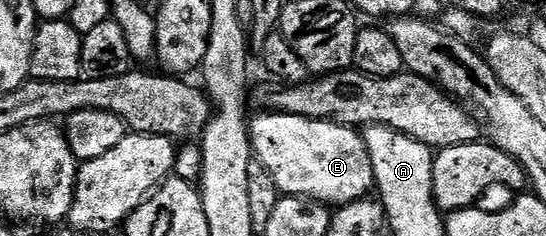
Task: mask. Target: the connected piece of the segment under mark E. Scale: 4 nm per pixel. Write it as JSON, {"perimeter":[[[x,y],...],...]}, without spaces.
{"perimeter":[[[260,112],[257,115],[250,122],[252,152],[255,161],[262,163],[266,172],[274,176],[274,184],[278,184],[281,195],[312,198],[329,208],[339,208],[373,193],[376,184],[374,168],[370,164],[370,152],[366,152],[366,144],[359,129],[340,126],[323,118],[303,118],[275,112]]]}

